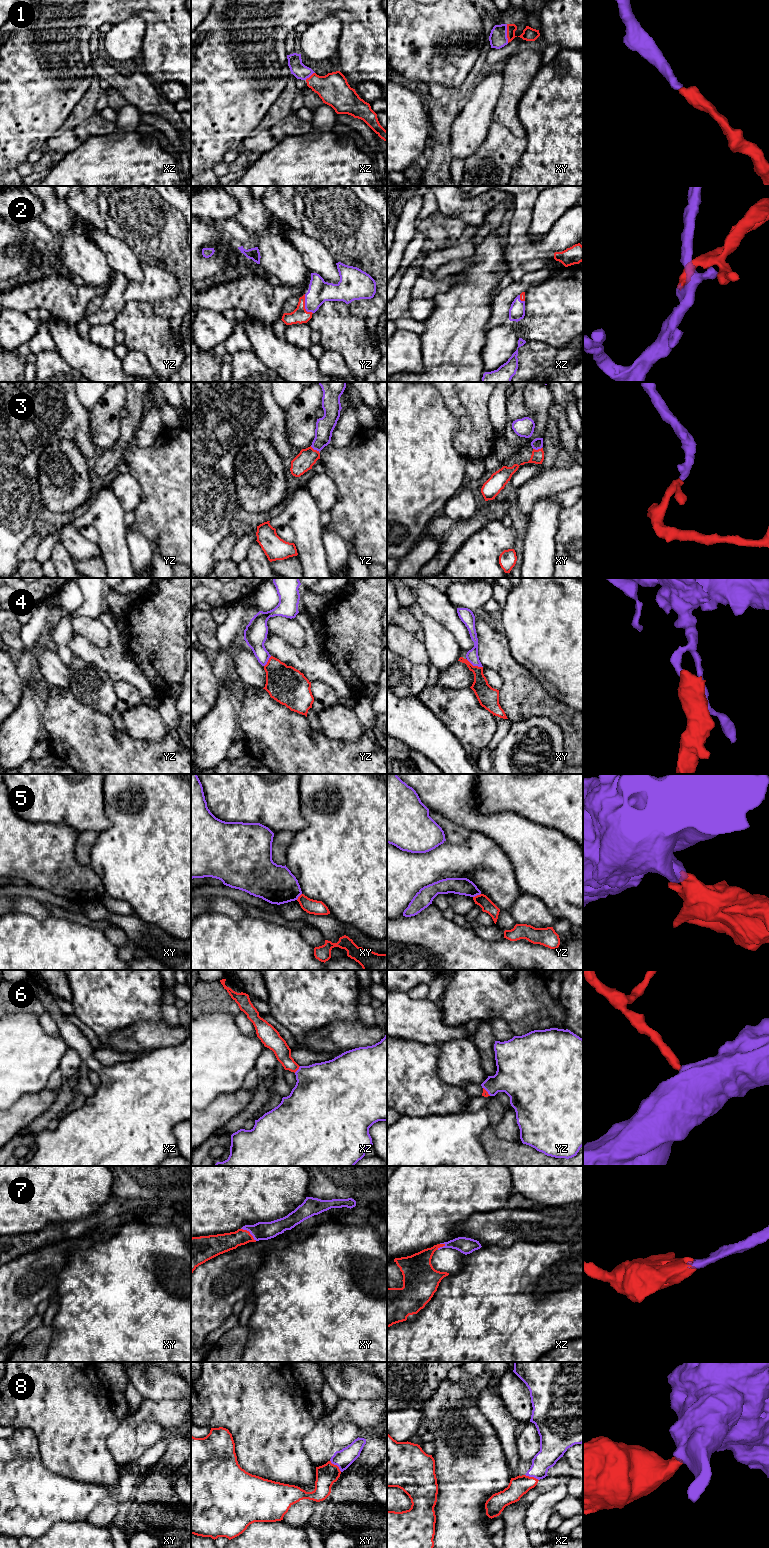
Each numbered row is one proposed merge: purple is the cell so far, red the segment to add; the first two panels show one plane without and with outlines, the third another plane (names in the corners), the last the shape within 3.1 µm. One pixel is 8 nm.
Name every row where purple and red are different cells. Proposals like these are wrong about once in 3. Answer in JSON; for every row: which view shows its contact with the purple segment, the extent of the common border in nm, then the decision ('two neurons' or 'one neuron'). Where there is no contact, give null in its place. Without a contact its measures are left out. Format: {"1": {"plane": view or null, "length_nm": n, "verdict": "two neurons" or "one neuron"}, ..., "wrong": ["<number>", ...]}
{"1": {"plane": "xy", "length_nm": 150, "verdict": "one neuron"}, "2": {"plane": "yz", "length_nm": 170, "verdict": "one neuron"}, "3": {"plane": "yz", "length_nm": 90, "verdict": "one neuron"}, "4": {"plane": "xy", "length_nm": 150, "verdict": "two neurons"}, "5": {"plane": "yz", "length_nm": 70, "verdict": "two neurons"}, "6": {"plane": "xz", "length_nm": 80, "verdict": "one neuron"}, "7": {"plane": "xy", "length_nm": 160, "verdict": "one neuron"}, "8": {"plane": "xy", "length_nm": 130, "verdict": "one neuron"}, "wrong": ["4", "5"]}

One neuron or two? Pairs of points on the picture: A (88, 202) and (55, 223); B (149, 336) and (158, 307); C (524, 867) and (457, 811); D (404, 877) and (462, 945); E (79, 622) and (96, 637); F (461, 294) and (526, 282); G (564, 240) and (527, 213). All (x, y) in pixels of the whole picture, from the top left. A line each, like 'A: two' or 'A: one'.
A: two
B: two
C: one
D: two
E: one
F: two
G: one

